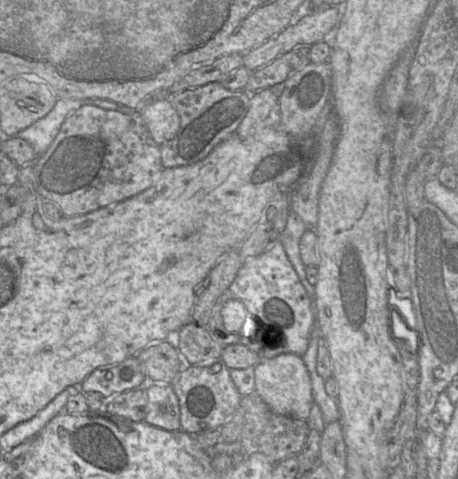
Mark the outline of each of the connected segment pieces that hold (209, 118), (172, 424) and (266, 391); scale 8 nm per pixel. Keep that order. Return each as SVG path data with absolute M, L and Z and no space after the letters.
M212 82L176 93L171 96L170 102L179 114L180 127L177 134L171 140L160 145L163 169L195 164L206 158L217 145L232 134L236 134L238 125L247 114L250 99L245 90L232 91L225 88L220 82Z
M155 383L147 389L144 422L167 430L181 431L179 400L171 384Z
M283 353L257 363L255 366L255 391L270 410L278 415L307 420L313 401L311 379L302 356Z

